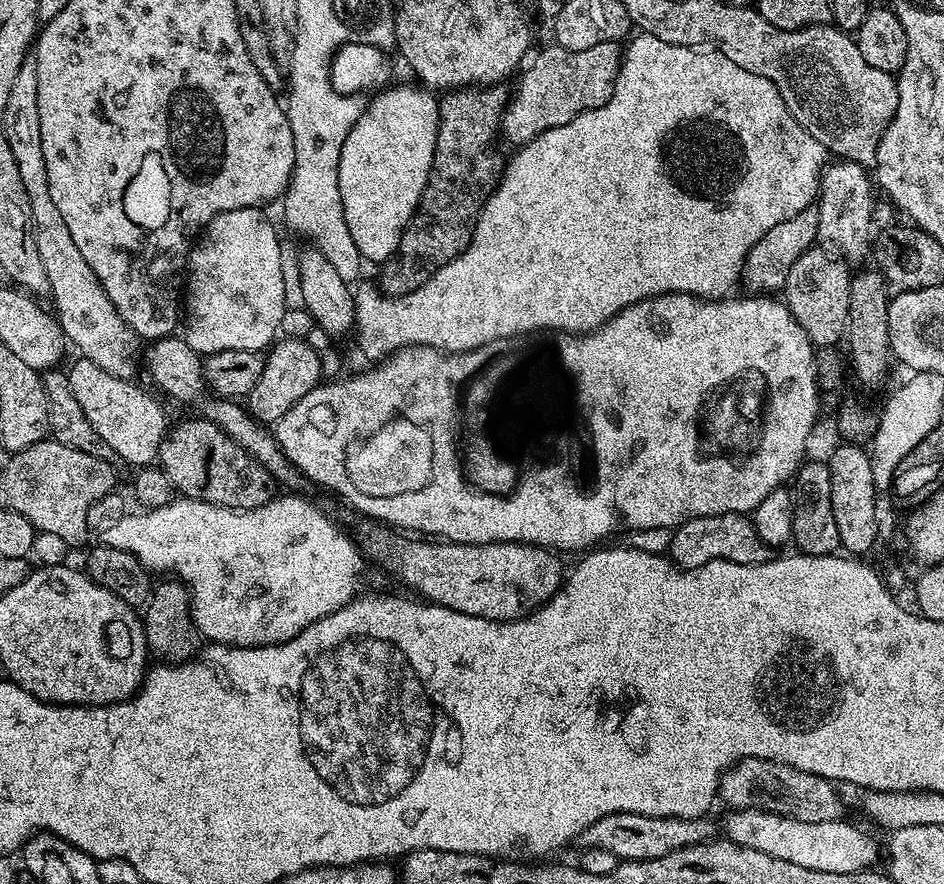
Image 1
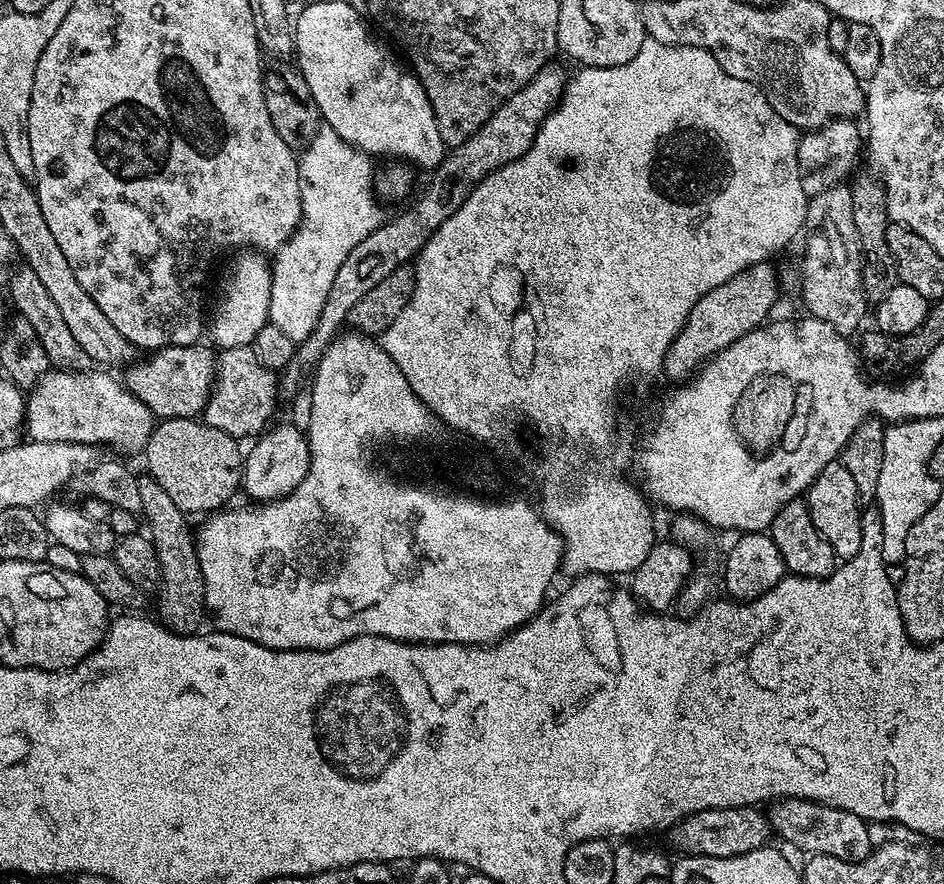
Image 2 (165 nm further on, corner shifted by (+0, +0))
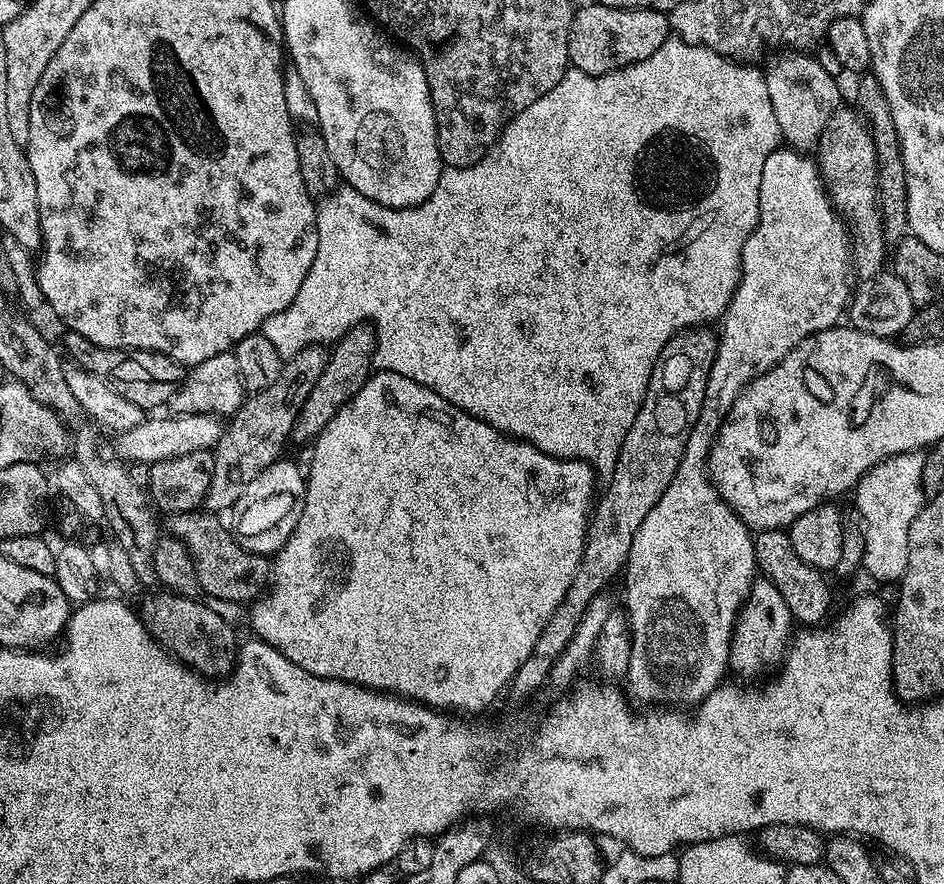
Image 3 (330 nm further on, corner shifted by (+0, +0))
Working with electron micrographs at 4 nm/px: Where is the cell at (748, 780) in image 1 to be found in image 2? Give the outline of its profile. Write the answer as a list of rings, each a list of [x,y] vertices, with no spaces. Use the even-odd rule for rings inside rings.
[[[780,798],[767,809],[768,822],[772,831],[788,844],[801,848],[804,854],[833,856],[843,860],[865,860],[872,853],[872,843],[868,833],[869,821],[858,818],[846,810],[826,806],[809,800],[789,800]]]

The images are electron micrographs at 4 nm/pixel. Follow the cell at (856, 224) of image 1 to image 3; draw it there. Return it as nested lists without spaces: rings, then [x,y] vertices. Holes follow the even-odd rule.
[[[784,50],[773,55],[776,57],[769,62],[764,77],[766,91],[770,94],[770,106],[774,106],[774,118],[778,118],[781,137],[797,150],[812,150],[817,147],[826,122],[830,122],[830,114],[834,114],[836,109],[841,107],[842,100],[840,100],[840,88],[836,85],[837,77],[828,74],[816,61],[815,55],[803,56],[804,54],[800,50]]]

